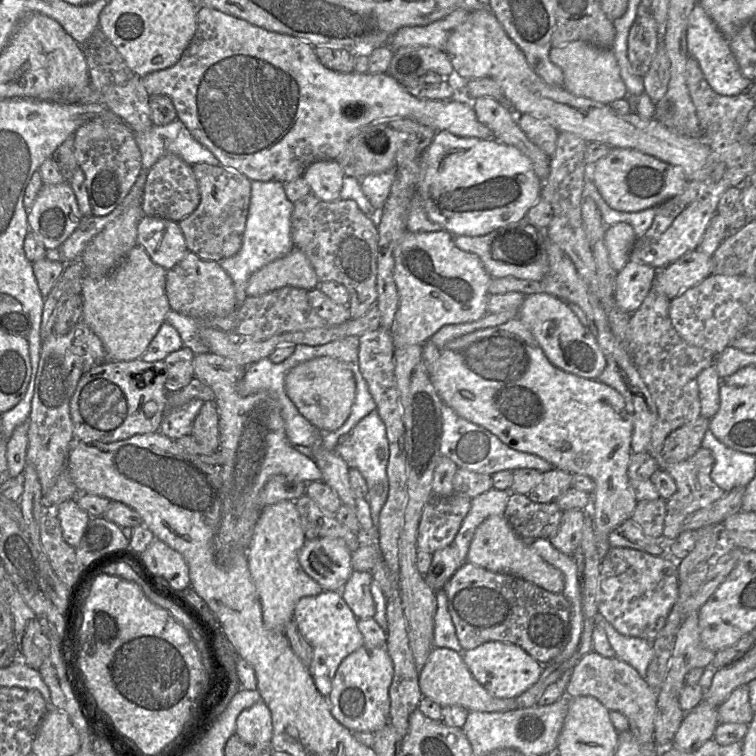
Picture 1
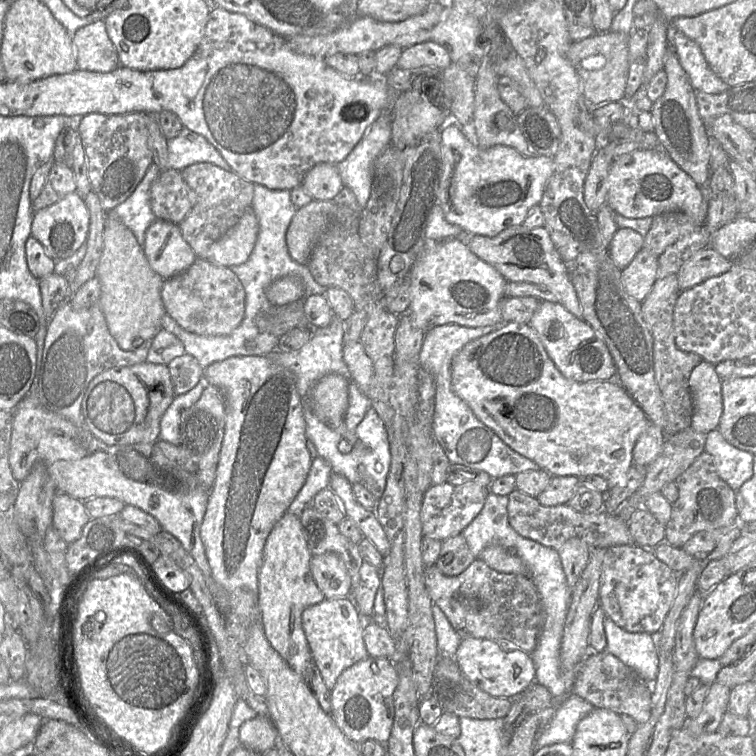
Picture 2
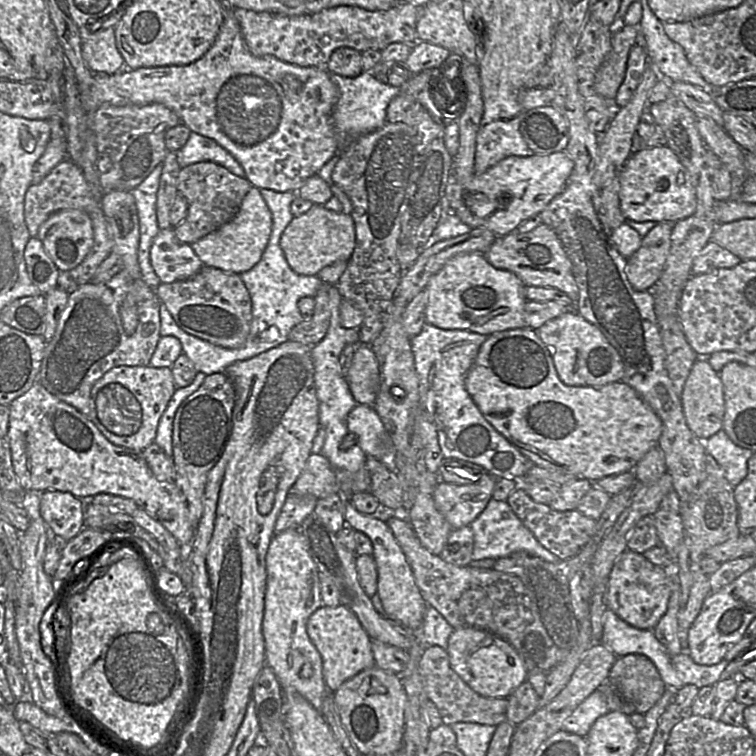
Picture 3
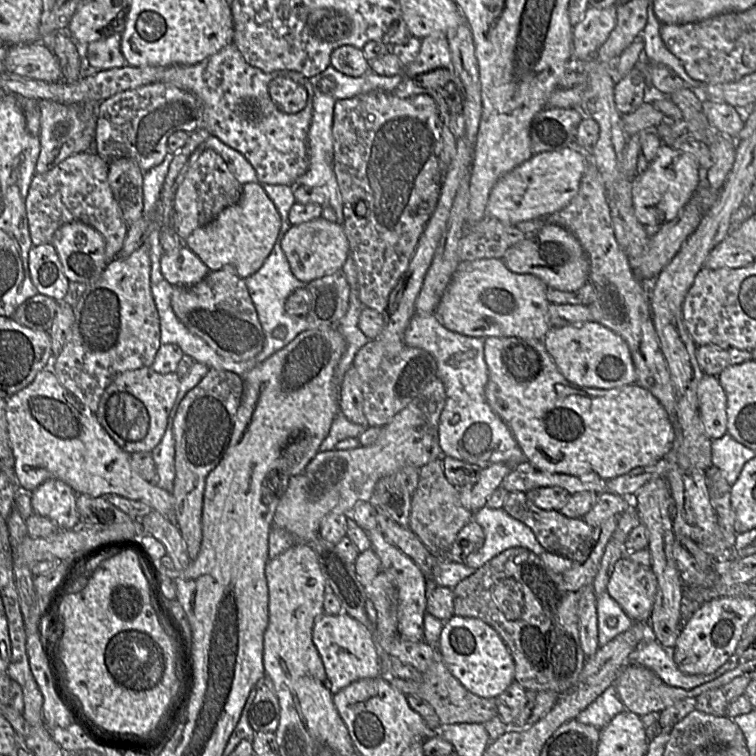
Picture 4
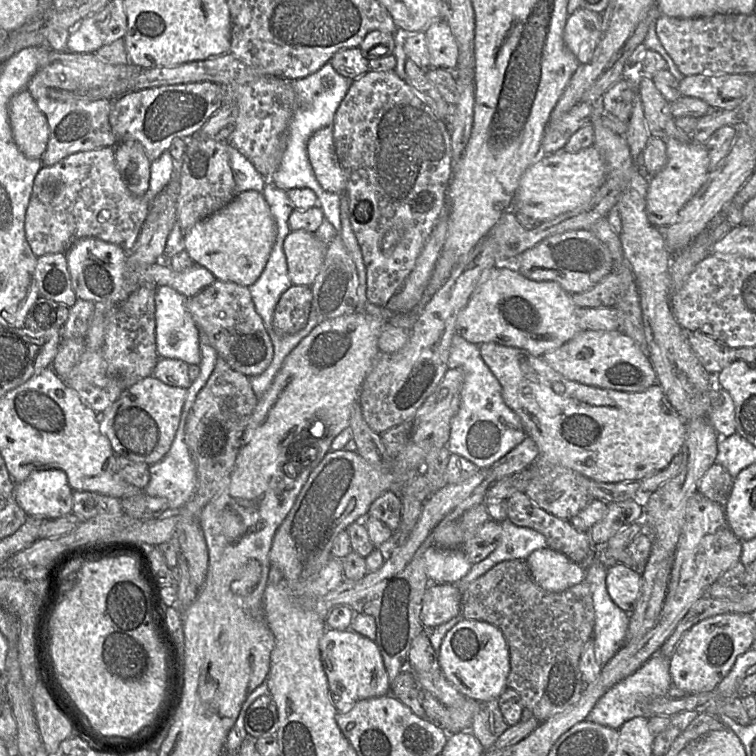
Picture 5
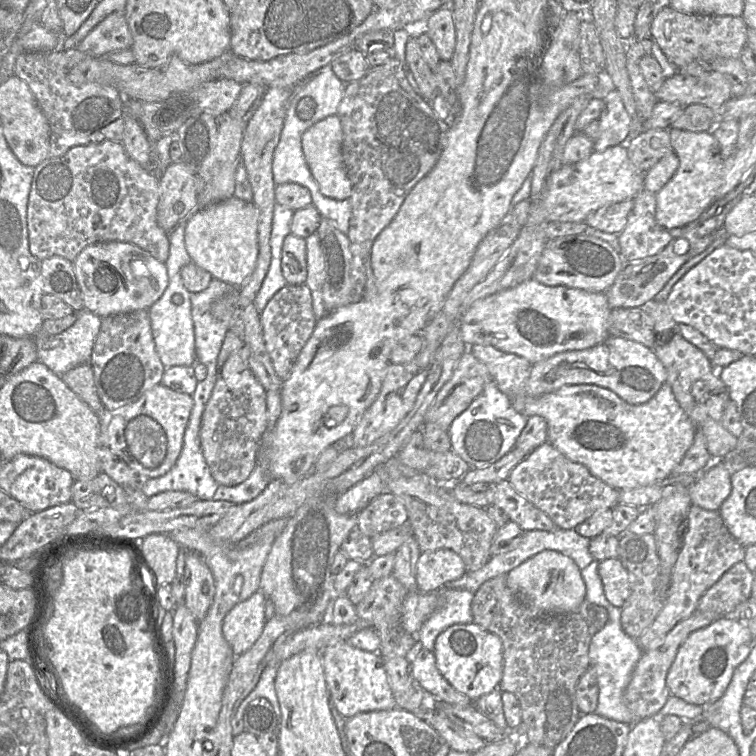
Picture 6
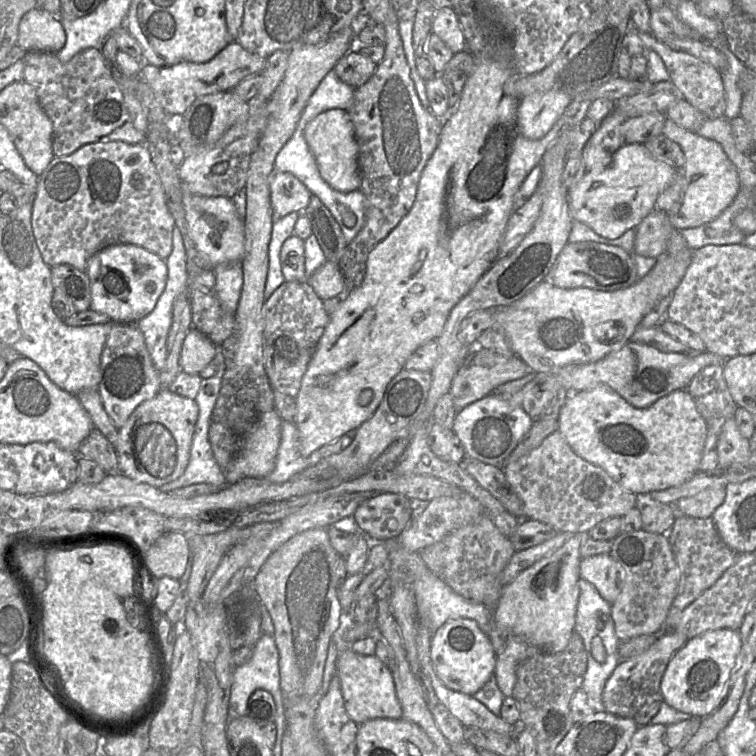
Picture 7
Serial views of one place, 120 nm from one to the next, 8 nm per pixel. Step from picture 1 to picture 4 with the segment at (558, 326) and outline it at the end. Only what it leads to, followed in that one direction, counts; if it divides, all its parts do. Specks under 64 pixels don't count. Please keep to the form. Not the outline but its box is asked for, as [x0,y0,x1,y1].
[543,321,637,389]

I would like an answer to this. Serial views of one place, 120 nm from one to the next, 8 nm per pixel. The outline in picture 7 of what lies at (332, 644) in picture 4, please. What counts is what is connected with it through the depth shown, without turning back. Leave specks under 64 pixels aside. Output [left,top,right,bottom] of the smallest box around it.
[335,648,402,723]

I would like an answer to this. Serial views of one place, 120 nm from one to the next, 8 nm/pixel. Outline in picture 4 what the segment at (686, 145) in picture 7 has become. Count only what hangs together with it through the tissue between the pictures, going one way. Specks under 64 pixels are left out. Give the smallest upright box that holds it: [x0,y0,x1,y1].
[632,143,700,225]

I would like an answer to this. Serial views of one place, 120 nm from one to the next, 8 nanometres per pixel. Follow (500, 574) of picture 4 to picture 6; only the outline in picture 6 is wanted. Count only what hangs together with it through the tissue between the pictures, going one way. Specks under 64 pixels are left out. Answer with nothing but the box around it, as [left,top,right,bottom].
[471,575,608,749]

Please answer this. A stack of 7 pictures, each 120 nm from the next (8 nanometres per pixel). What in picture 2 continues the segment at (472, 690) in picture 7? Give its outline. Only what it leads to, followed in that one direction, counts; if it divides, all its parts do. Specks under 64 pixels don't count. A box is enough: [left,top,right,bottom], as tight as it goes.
[454,638,535,698]

